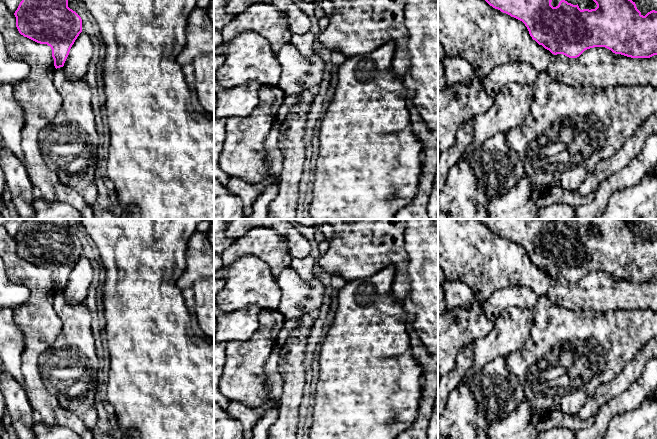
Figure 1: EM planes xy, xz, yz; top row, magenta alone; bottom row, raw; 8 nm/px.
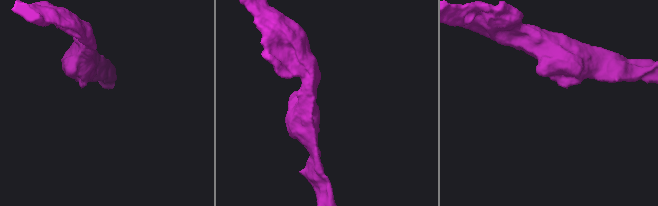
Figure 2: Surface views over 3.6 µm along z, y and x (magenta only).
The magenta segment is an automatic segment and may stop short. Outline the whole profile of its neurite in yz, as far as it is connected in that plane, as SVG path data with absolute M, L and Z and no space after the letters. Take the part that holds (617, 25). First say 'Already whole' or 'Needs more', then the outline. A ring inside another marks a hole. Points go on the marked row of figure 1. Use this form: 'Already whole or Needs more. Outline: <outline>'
Already whole. Outline: M485 0L490 6L495 9L500 10L503 13L510 15L520 21L522 21L527 27L530 36L535 40L539 45L542 45L545 49L549 50L552 54L563 54L569 58L579 57L585 50L594 48L594 47L605 47L611 50L615 54L621 54L631 58L650 58L654 55L657 55L657 11L652 10L648 12L645 16L637 9L635 2L632 0L593 0L597 7L595 9L583 9L581 10L577 5L568 3L565 0L561 0L556 7L551 5L552 0Z

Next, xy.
Already whole. Outline: M22 0L14 15L19 33L50 46L55 68L63 67L72 45L82 32L82 19L68 7L68 0Z

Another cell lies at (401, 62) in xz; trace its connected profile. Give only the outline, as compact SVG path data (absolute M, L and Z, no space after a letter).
M329 0L334 3L329 25L321 30L316 39L322 48L340 51L346 57L369 54L389 41L396 42L397 48L392 61L395 75L403 80L409 73L410 53L404 42L408 29L404 25L406 0Z

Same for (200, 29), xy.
M195 7L186 27L186 45L177 56L180 66L192 64L201 54L214 52L214 23L207 8Z

